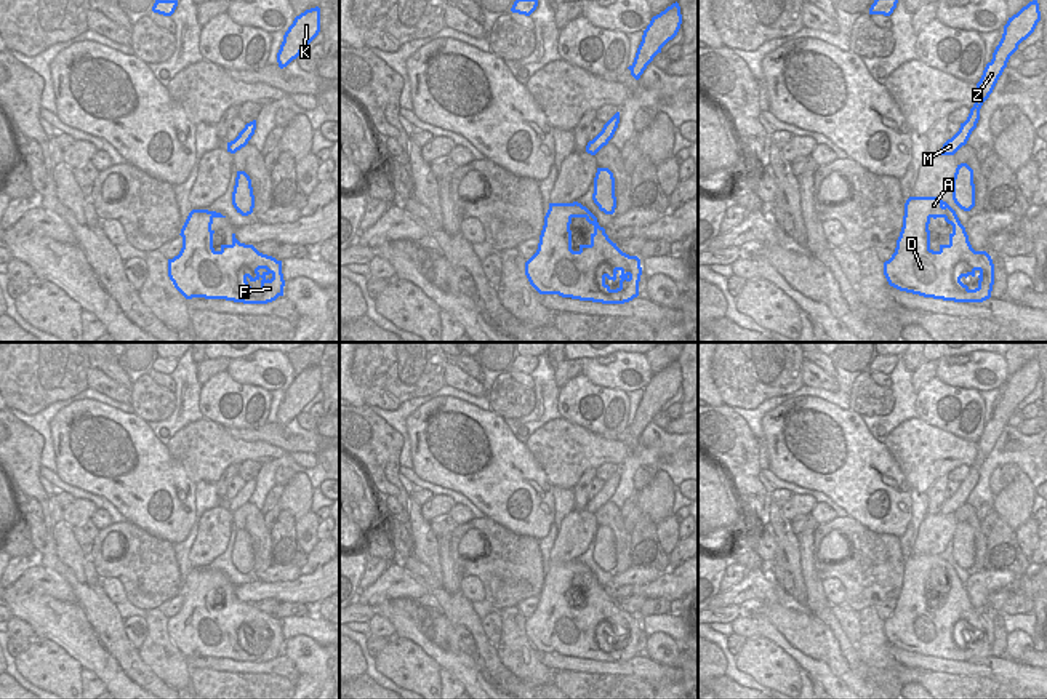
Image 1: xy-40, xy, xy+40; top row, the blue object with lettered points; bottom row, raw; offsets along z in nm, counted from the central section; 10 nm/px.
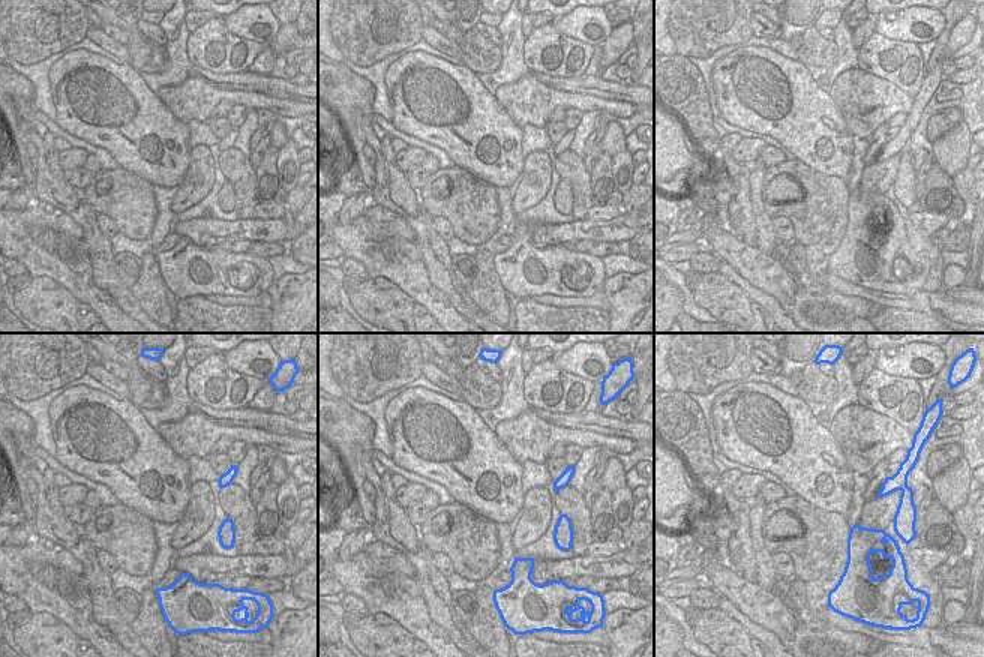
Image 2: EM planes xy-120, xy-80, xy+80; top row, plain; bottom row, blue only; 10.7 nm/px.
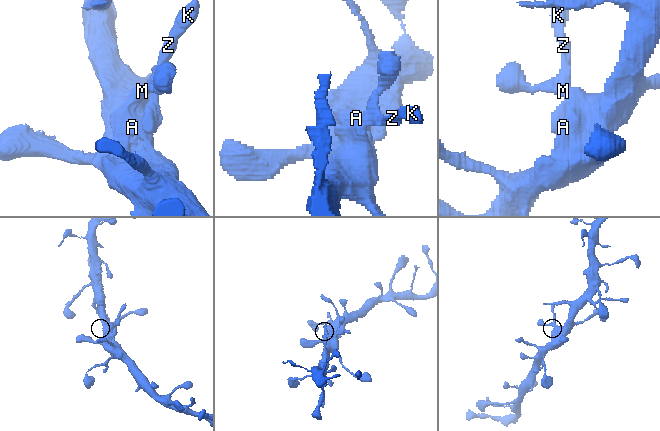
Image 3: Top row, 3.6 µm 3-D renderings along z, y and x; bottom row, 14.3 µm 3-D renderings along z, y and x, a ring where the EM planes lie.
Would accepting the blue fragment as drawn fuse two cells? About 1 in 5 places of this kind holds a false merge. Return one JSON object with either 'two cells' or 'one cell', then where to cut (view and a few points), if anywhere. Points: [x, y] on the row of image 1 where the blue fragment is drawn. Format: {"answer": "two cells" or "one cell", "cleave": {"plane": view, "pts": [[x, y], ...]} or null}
{"answer": "one cell", "cleave": null}

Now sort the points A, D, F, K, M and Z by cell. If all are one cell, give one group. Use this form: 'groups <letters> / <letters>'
groups A D F K M Z

